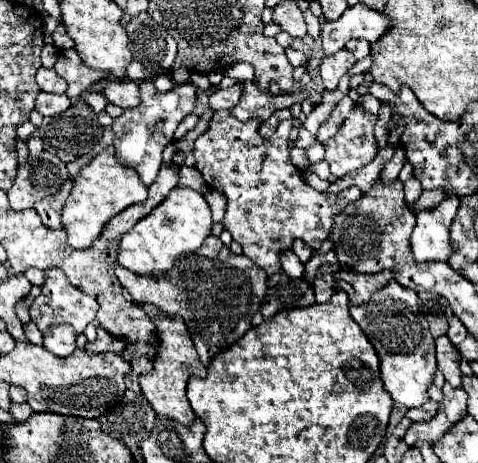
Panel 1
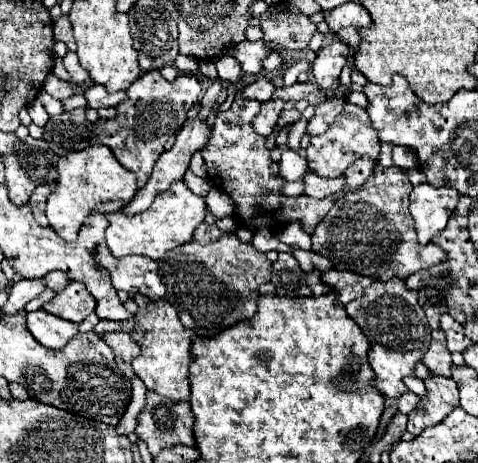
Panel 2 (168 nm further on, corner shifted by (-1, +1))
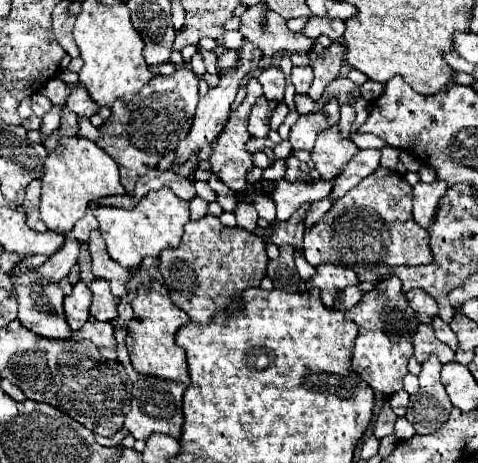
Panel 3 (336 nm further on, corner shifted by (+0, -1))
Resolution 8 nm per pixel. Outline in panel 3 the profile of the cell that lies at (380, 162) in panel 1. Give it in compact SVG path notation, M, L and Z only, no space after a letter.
M280 179L272 193L278 209L278 221L290 219L302 203L316 203L324 199L332 189L332 183L322 183L322 179L312 179L310 183L288 183L288 179Z

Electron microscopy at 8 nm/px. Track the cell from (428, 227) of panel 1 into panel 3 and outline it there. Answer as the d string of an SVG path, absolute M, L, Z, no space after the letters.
M442 181L434 183L418 183L414 187L414 199L412 199L412 215L416 223L424 229L430 229L434 225L434 215L438 211L438 203L442 195L446 193L448 185Z

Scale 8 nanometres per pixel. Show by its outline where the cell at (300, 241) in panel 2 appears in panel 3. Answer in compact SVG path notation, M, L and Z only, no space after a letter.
M326 197L326 199L322 199L320 203L312 203L312 207L310 207L310 211L308 211L308 215L306 215L306 219L304 219L304 229L308 229L308 227L312 227L328 209L332 207L332 201L330 201L330 197Z

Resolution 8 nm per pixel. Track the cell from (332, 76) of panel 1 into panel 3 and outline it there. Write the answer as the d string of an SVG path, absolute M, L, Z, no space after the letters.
M332 43L330 47L324 49L324 53L312 63L314 69L314 81L312 87L308 91L308 95L318 101L320 95L324 93L326 85L330 81L334 81L336 77L340 77L340 67L342 67L342 59L344 59L344 45L342 43Z

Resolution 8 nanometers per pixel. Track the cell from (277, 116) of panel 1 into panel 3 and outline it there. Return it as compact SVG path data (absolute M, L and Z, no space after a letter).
M260 97L254 103L252 113L250 113L250 123L248 123L248 131L252 137L268 137L270 133L268 121L270 121L274 107L276 107L276 101L268 101L266 97Z

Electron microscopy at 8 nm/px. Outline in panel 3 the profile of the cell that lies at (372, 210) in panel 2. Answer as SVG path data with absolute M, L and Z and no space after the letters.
M378 167L370 177L362 179L354 189L350 189L344 197L340 197L326 215L306 229L304 233L304 257L310 265L318 267L320 263L334 263L340 267L350 267L360 281L376 283L382 279L390 269L398 265L426 265L432 259L430 251L430 235L426 229L418 227L412 219L412 187L404 179L404 175Z

